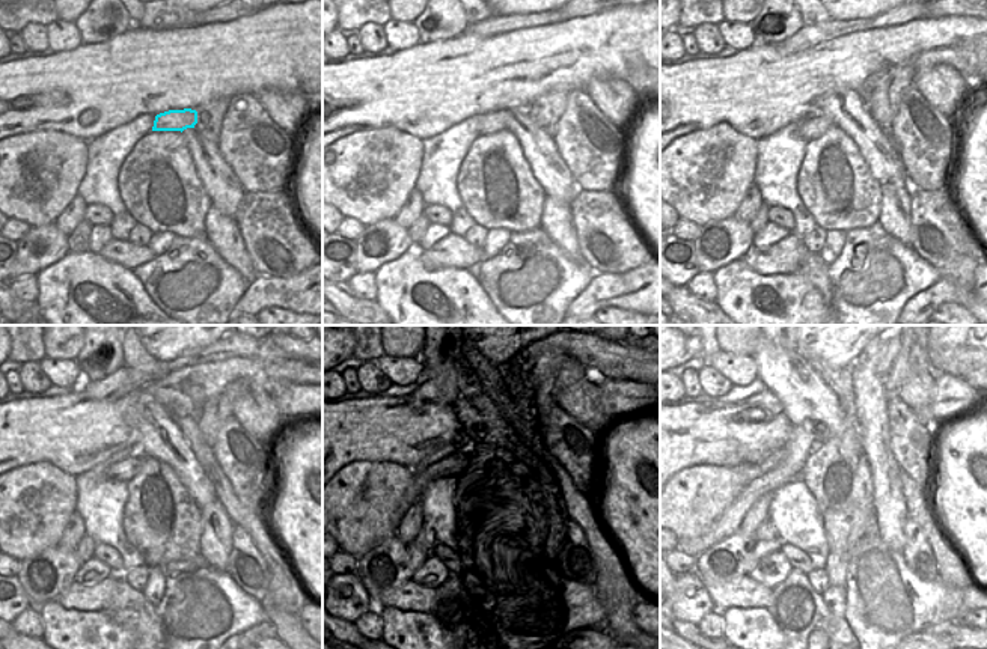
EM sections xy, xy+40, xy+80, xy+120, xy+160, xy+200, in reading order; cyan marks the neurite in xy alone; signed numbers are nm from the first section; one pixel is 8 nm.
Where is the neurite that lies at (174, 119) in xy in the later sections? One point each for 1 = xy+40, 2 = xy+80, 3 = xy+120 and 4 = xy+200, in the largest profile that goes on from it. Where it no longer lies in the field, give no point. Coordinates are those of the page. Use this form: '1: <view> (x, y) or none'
1: xy+40 (491, 122)
2: xy+80 (814, 127)
3: xy+120 (125, 464)
4: xy+200 (728, 523)

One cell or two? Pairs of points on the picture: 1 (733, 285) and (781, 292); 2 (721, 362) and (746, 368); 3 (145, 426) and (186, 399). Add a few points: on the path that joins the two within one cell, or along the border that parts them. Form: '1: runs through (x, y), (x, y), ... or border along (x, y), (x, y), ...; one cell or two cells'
1: runs through (745, 285), (769, 285); one cell
2: runs through (727, 363), (740, 368); one cell
3: border along (139, 390), (146, 390), (169, 410); two cells

